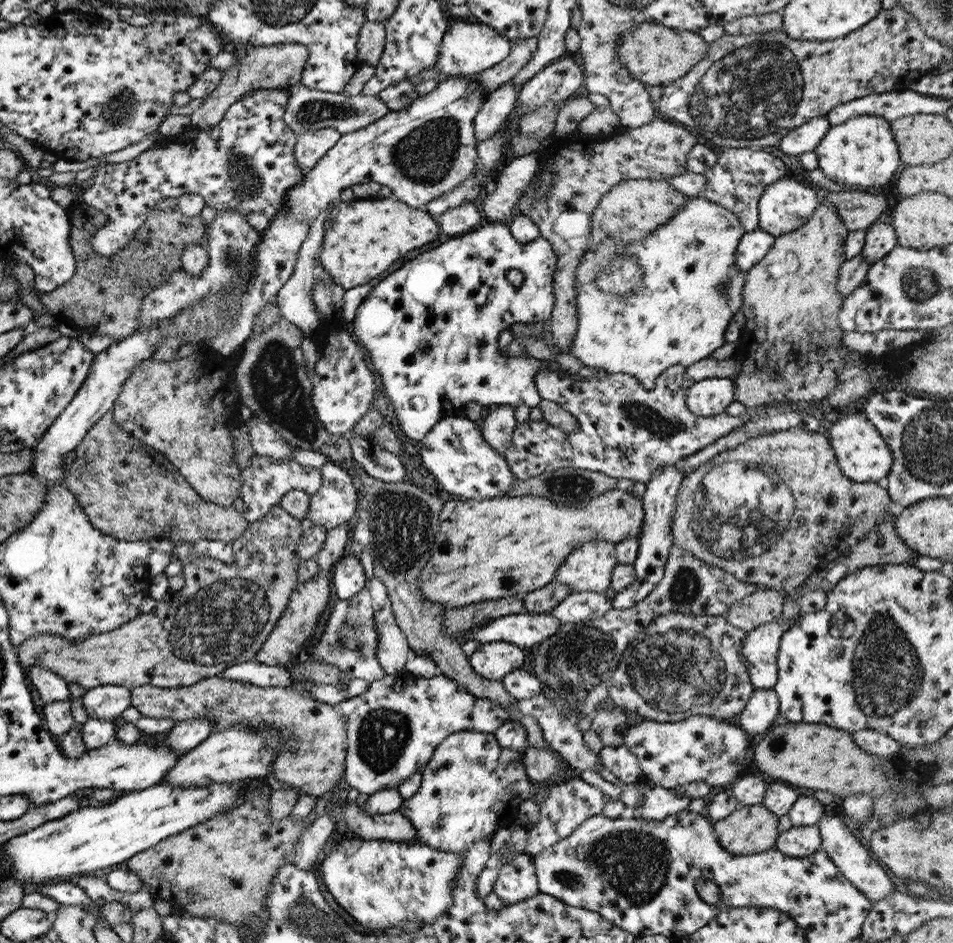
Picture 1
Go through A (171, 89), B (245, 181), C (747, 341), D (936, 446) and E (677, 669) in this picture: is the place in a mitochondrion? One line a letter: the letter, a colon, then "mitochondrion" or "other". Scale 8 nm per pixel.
A: other
B: mitochondrion
C: other
D: mitochondrion
E: mitochondrion

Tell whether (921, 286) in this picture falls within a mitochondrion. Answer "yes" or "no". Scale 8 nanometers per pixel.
yes

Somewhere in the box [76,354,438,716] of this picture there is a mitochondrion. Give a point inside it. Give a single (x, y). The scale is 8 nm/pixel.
(221, 621)

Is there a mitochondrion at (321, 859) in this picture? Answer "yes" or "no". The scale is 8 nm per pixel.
no

